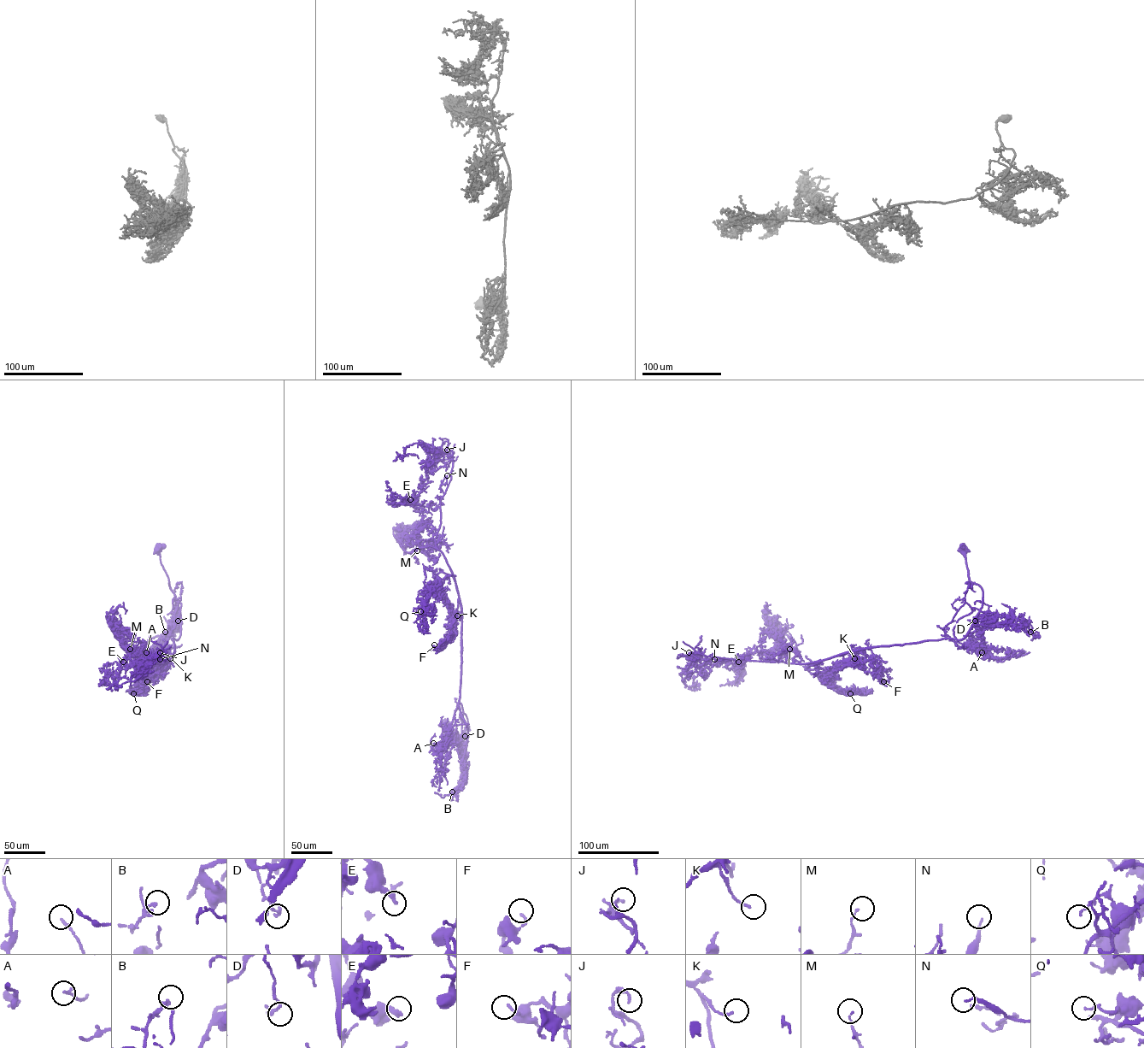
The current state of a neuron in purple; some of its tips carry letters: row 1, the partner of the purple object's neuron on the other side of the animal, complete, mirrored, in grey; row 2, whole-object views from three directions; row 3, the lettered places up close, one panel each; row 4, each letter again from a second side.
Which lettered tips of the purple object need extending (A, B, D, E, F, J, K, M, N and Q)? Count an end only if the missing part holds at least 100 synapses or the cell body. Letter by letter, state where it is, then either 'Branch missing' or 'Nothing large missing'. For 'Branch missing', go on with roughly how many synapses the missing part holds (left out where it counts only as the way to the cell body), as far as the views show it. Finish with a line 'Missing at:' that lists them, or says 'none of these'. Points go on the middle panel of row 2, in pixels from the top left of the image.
A: Place: (433, 743). Nothing large missing
B: Place: (452, 791). Nothing large missing
D: Place: (465, 736). Nothing large missing
E: Place: (410, 499). Nothing large missing
F: Place: (434, 644). Nothing large missing
J: Place: (447, 450). Nothing large missing
K: Place: (457, 615). Nothing large missing
M: Place: (417, 550). Nothing large missing
N: Place: (447, 475). Branch missing. Roughly 110 synapses
Q: Place: (420, 611). Nothing large missing
Missing at: N

